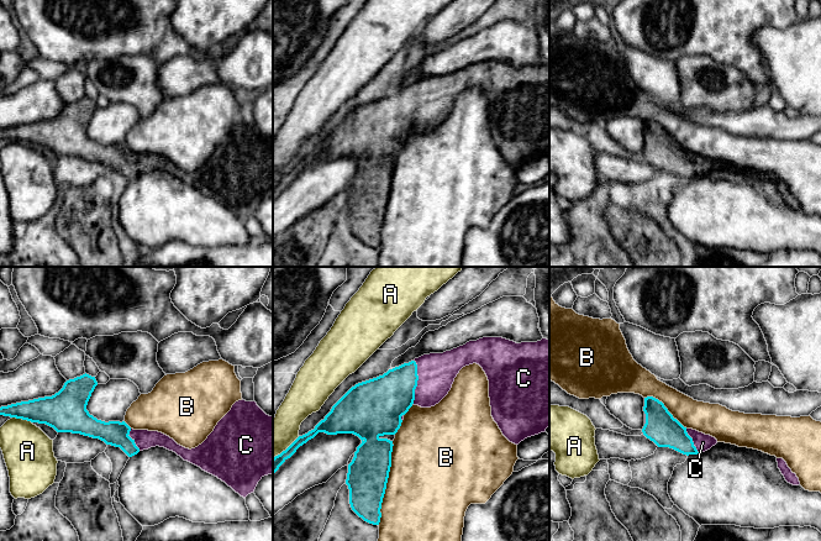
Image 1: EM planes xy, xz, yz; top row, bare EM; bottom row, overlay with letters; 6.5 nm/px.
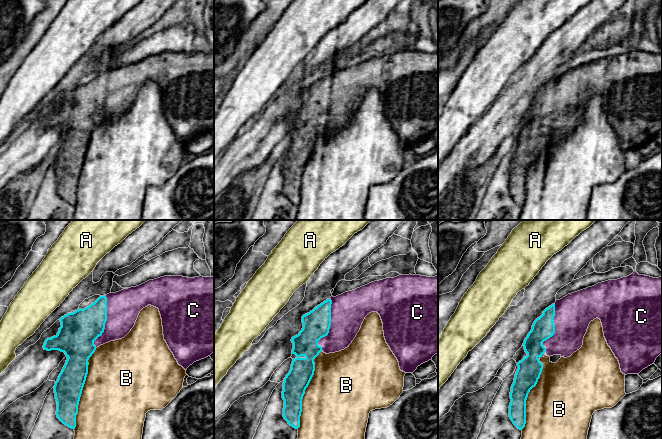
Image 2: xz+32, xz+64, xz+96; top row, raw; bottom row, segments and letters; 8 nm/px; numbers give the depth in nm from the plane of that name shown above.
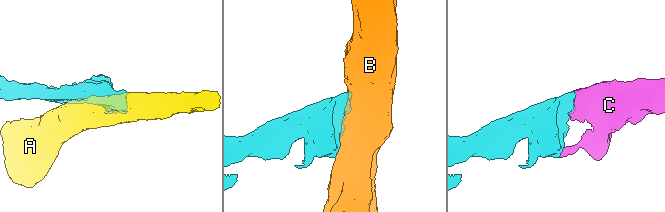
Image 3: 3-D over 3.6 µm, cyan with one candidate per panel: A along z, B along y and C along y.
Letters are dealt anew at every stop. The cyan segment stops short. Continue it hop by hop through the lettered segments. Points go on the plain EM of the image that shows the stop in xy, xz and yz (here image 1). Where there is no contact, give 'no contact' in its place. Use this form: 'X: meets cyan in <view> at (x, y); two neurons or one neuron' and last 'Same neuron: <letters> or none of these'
A: meets cyan in xy at (22, 142); two neurons
B: meets cyan in xz at (387, 205); two neurons
C: meets cyan in xz at (416, 105); one neuron
Same neuron: C

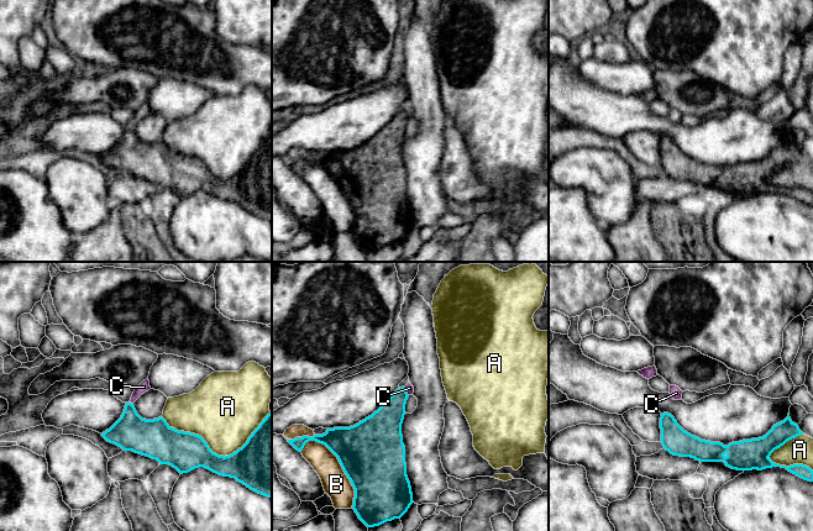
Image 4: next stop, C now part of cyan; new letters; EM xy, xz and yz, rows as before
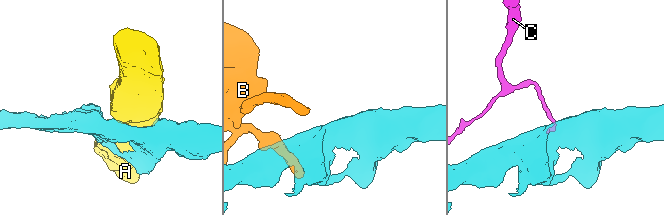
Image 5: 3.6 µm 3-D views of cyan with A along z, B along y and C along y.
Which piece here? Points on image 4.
A: meets cyan in xy at (215, 177); two neurons
B: meets cyan in xz at (342, 192); two neurons
C: meets cyan in xy at (130, 126); two neurons
Same neuron: none of these

